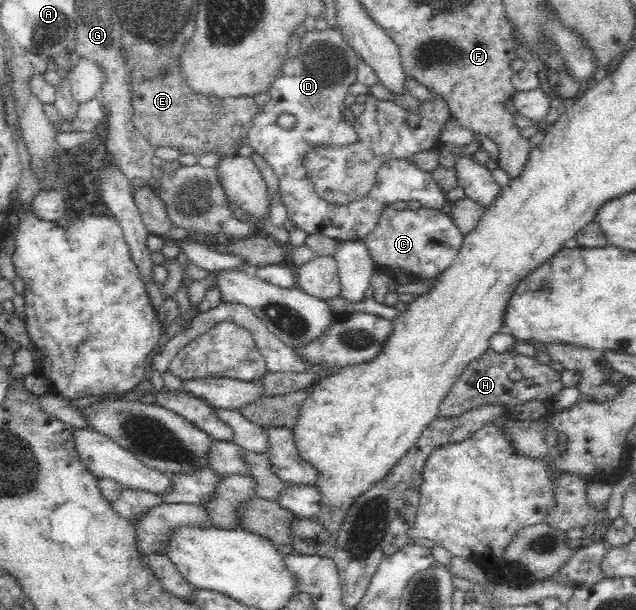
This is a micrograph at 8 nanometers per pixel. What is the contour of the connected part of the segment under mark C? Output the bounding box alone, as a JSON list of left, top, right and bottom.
[361,206,463,281]

